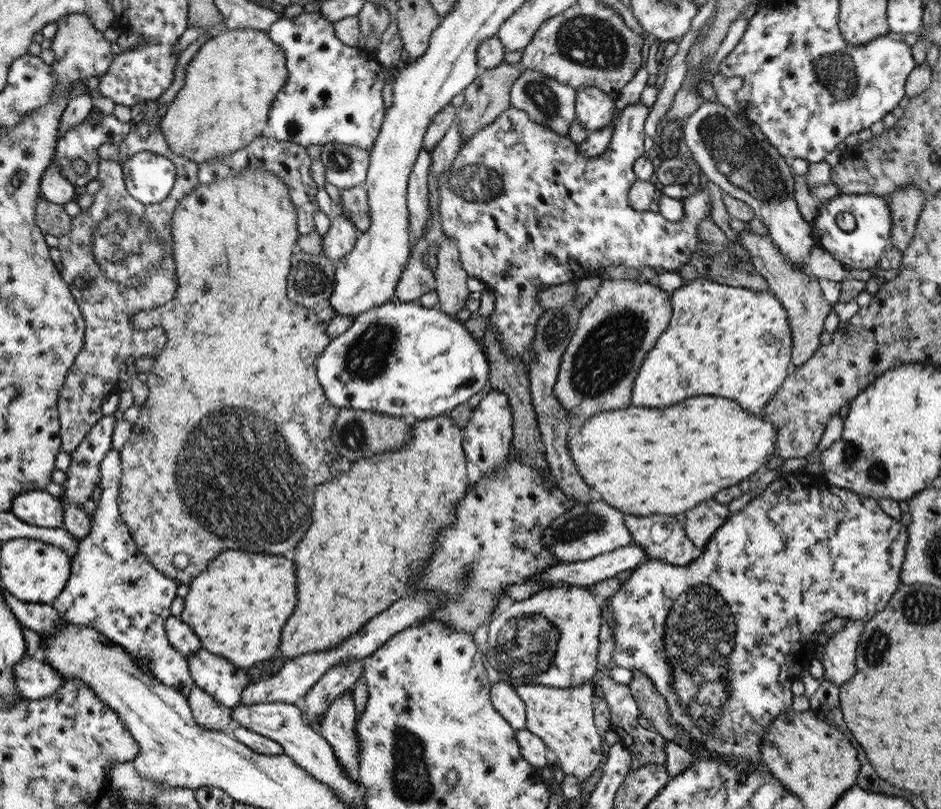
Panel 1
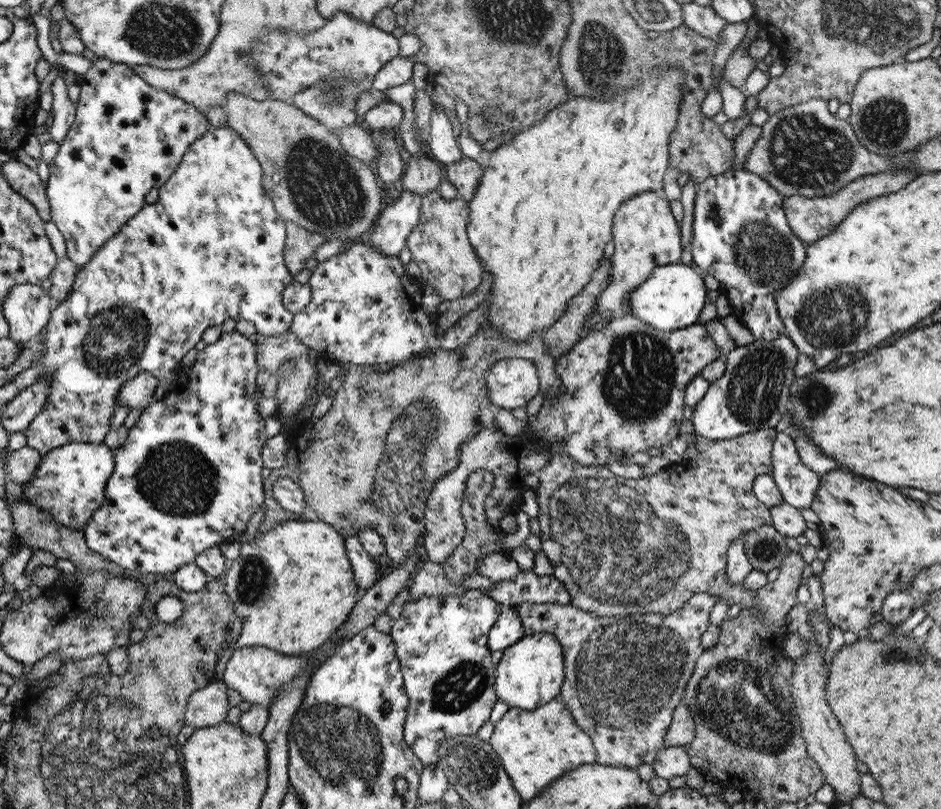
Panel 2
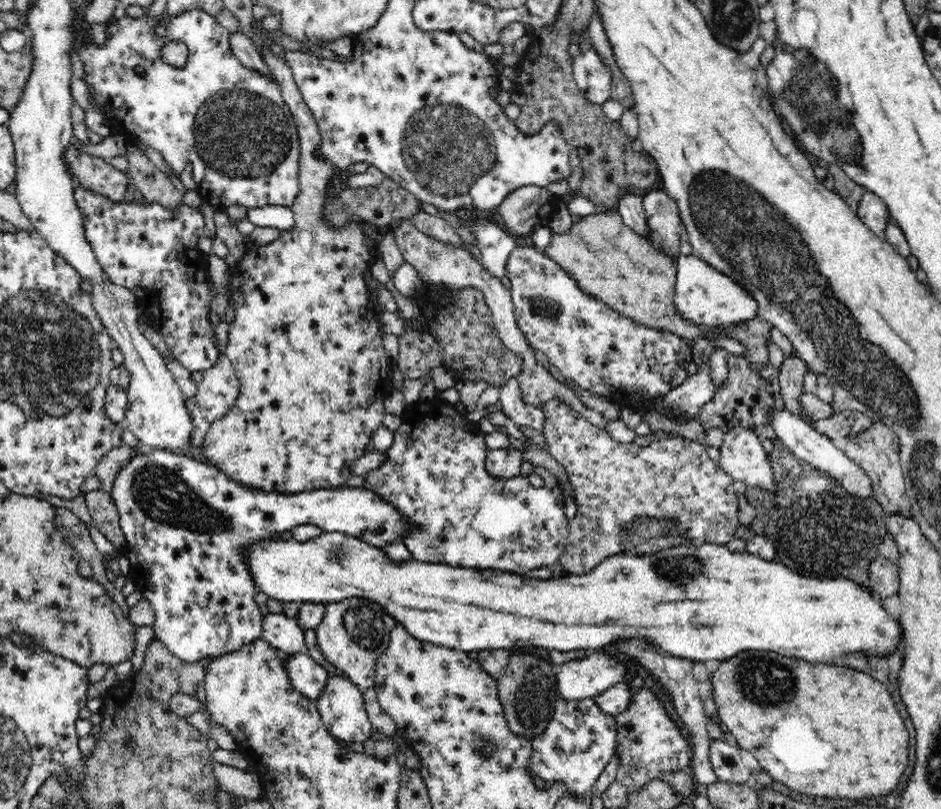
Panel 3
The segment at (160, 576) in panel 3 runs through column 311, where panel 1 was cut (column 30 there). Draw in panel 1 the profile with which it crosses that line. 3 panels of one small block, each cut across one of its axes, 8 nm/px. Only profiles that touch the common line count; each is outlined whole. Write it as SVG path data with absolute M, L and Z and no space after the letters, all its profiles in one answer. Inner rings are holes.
M26 491L16 496L11 512L22 522L44 527L64 527L62 500L48 491Z

